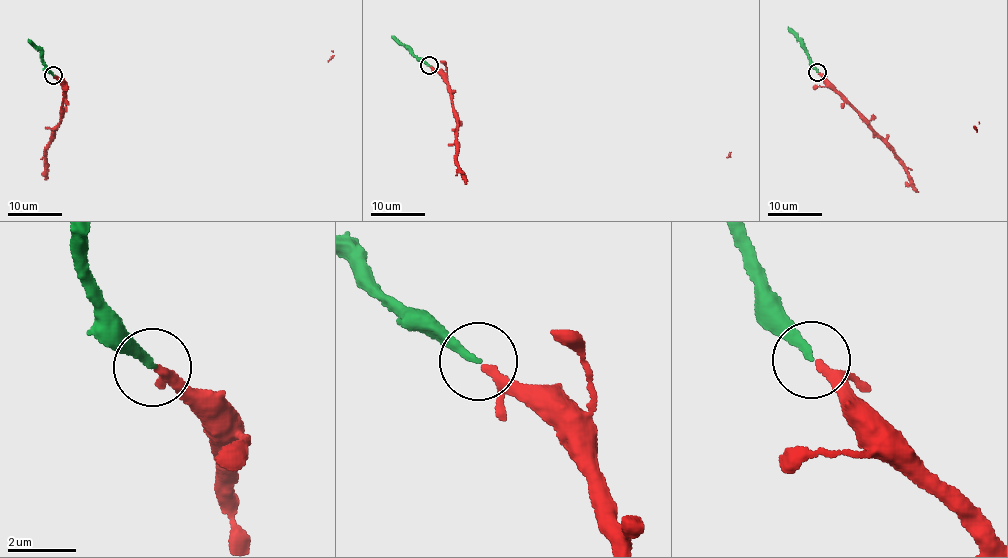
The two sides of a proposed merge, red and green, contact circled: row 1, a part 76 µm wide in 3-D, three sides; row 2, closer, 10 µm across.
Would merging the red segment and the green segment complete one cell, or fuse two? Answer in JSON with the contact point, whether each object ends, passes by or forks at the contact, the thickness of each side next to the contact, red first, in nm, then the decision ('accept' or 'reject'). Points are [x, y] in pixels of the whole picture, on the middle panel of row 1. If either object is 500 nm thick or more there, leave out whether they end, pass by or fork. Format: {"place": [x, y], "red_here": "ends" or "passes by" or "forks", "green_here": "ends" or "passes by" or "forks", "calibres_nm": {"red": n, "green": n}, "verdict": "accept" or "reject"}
{"place": [429, 65], "red_here": "passes by", "green_here": "ends", "calibres_nm": {"red": 200, "green": 240}, "verdict": "accept"}

